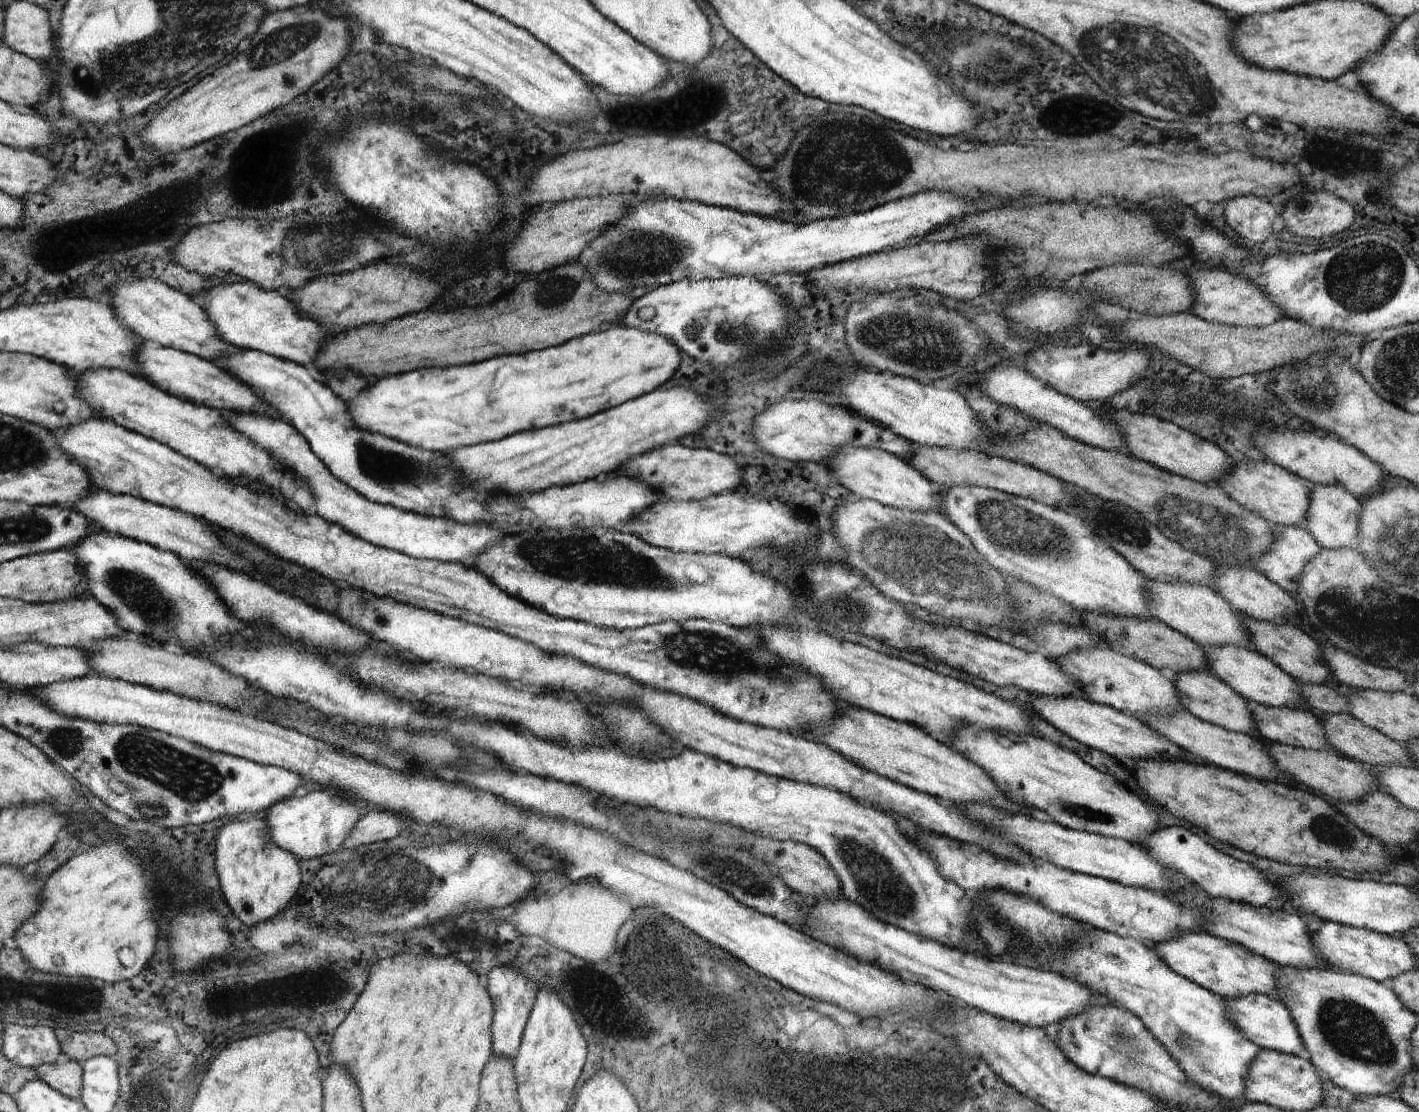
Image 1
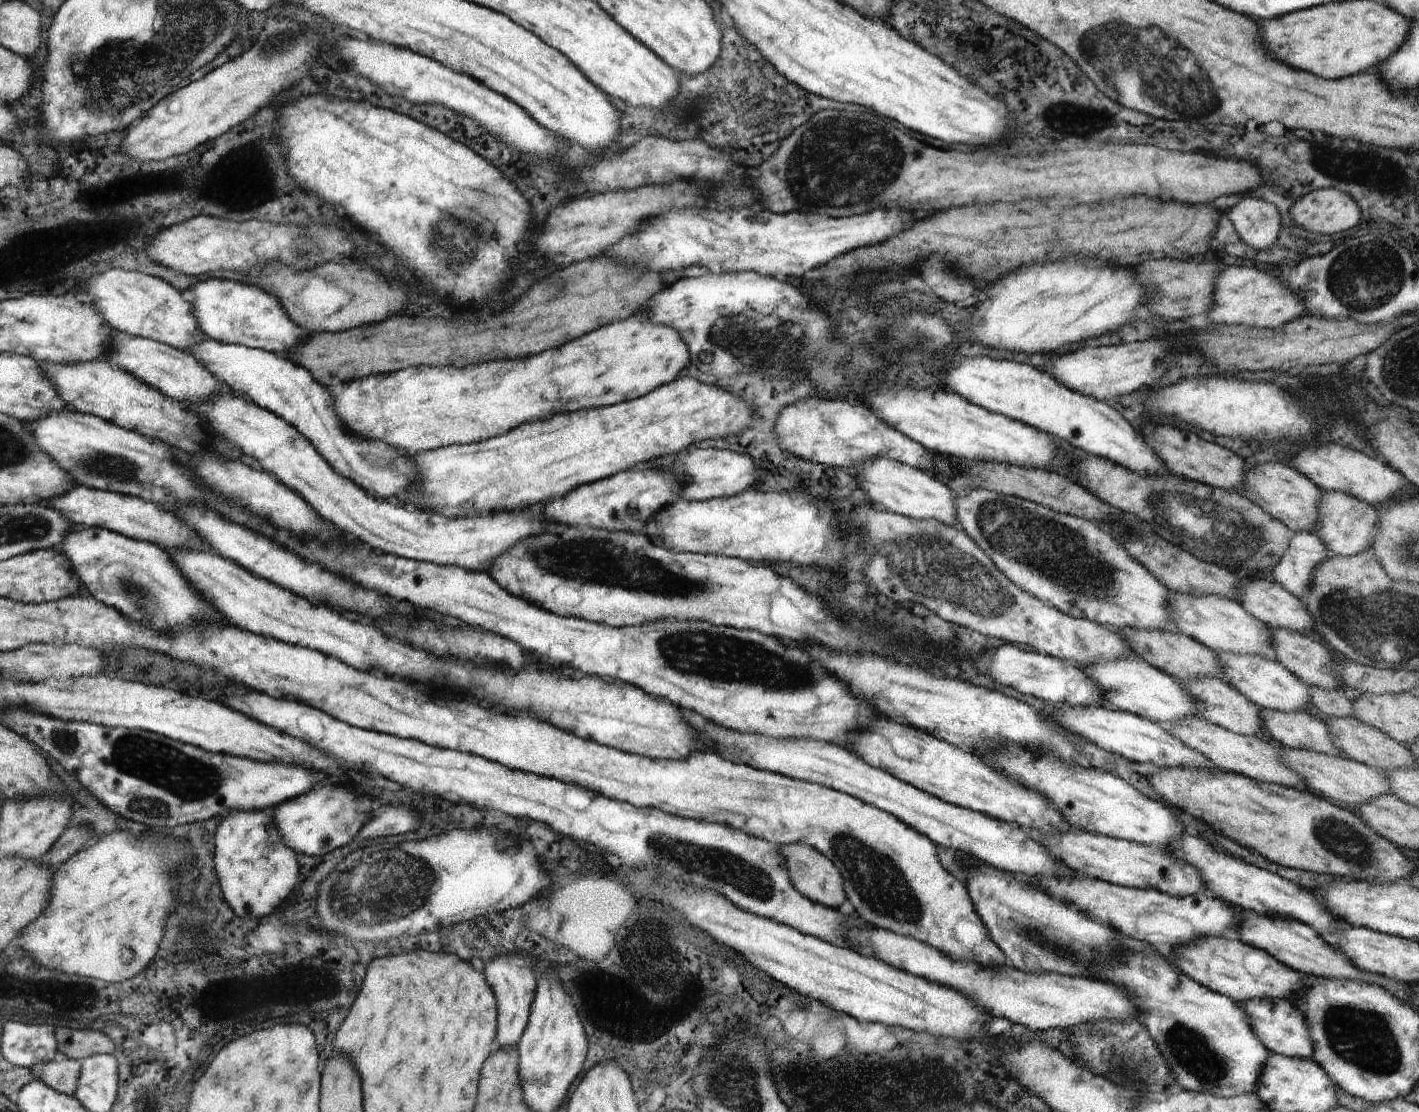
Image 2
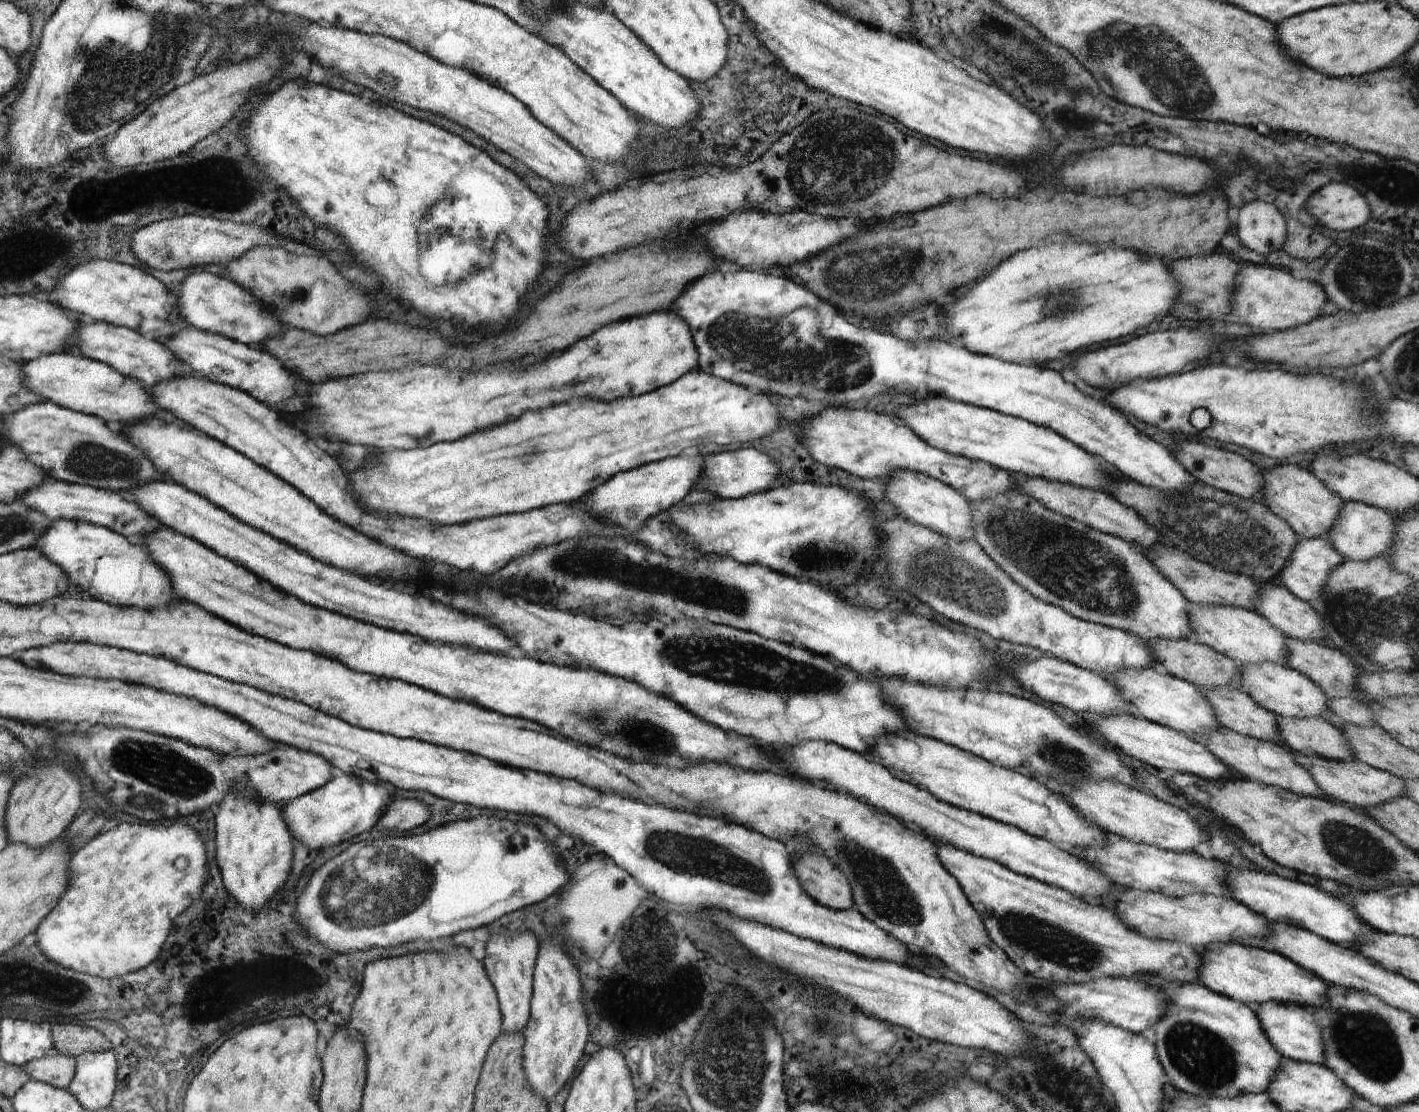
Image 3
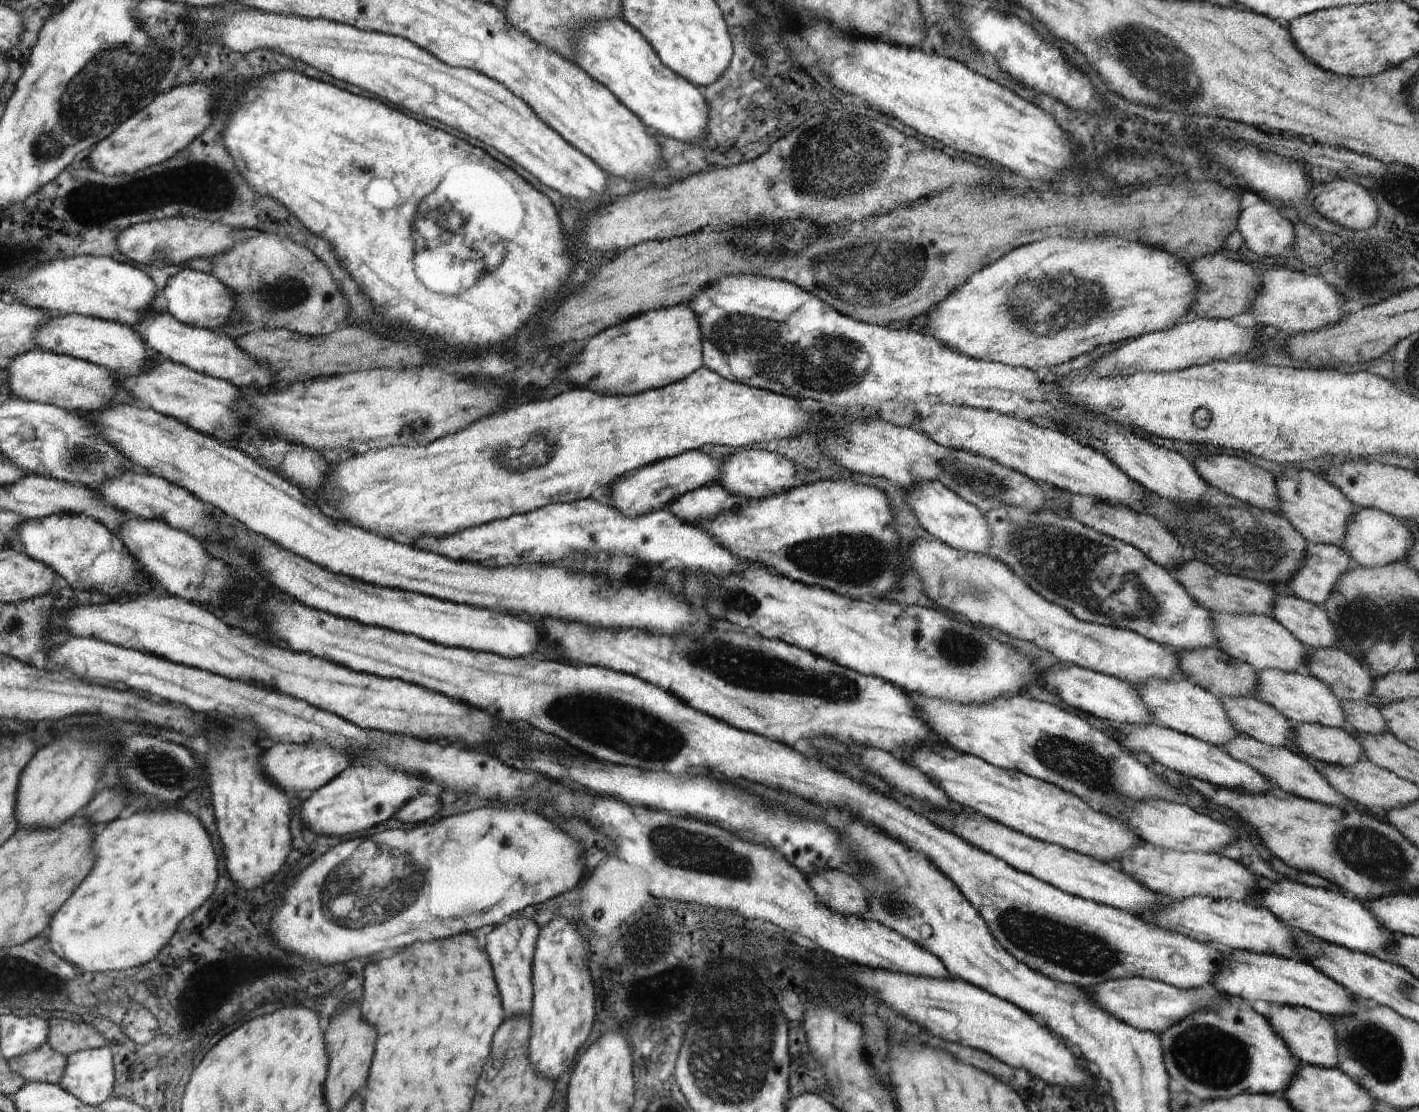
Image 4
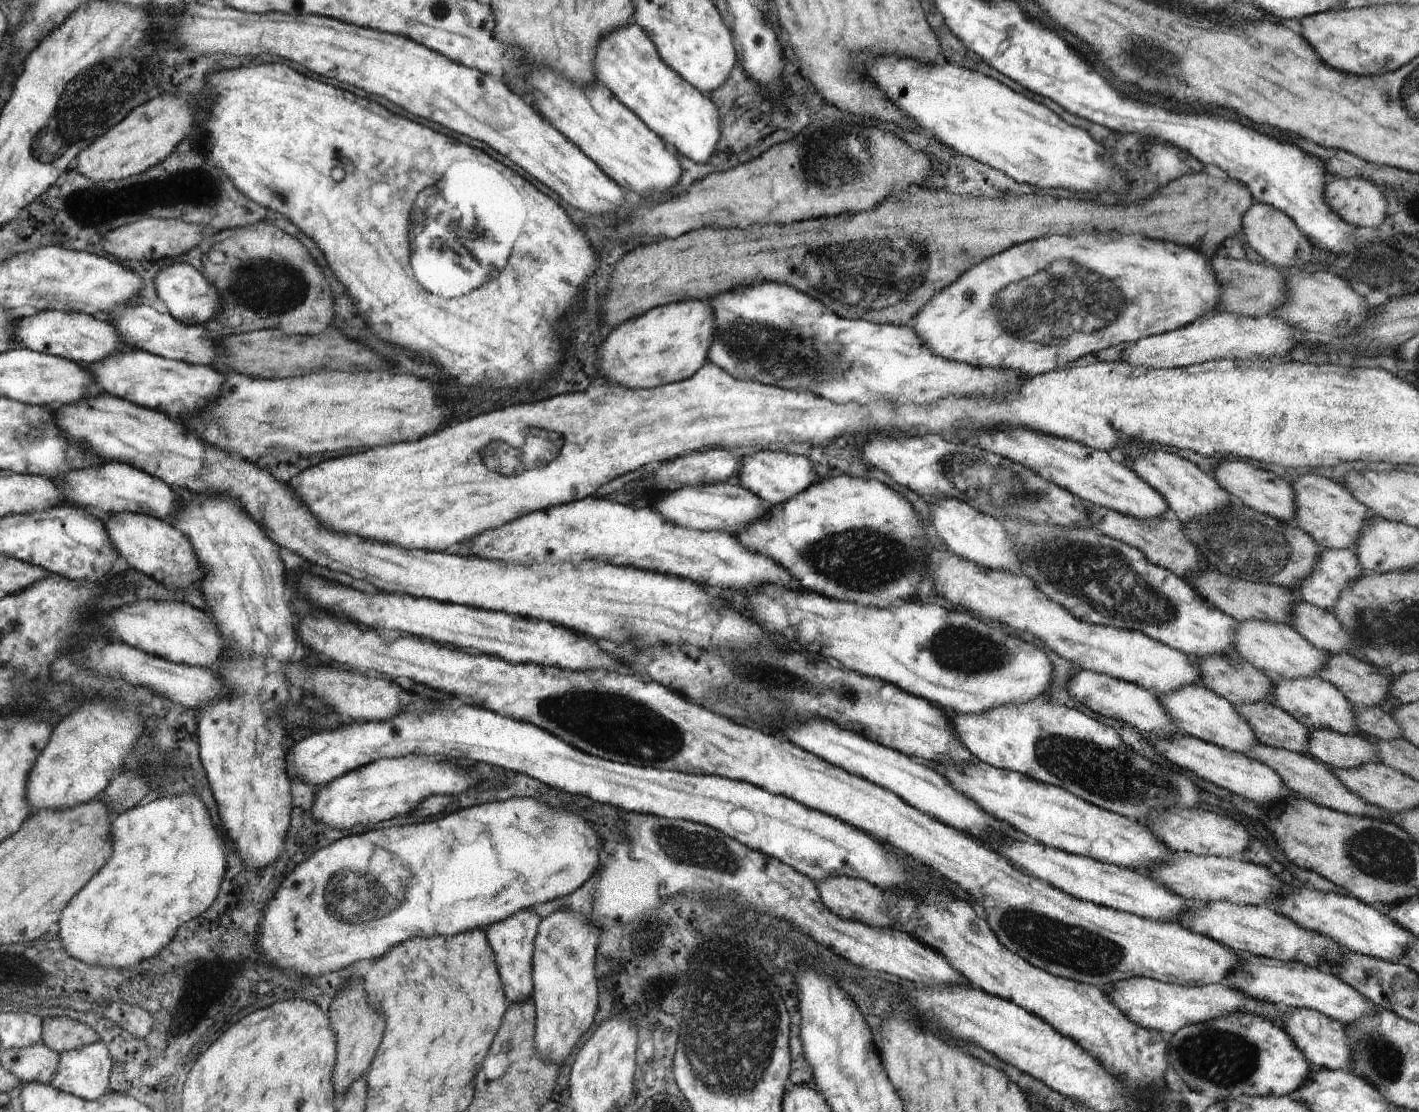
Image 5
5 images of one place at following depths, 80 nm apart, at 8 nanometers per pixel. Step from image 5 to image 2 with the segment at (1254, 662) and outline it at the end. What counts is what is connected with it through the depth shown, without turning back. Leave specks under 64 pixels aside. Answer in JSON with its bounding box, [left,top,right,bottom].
[1169,591,1272,655]

